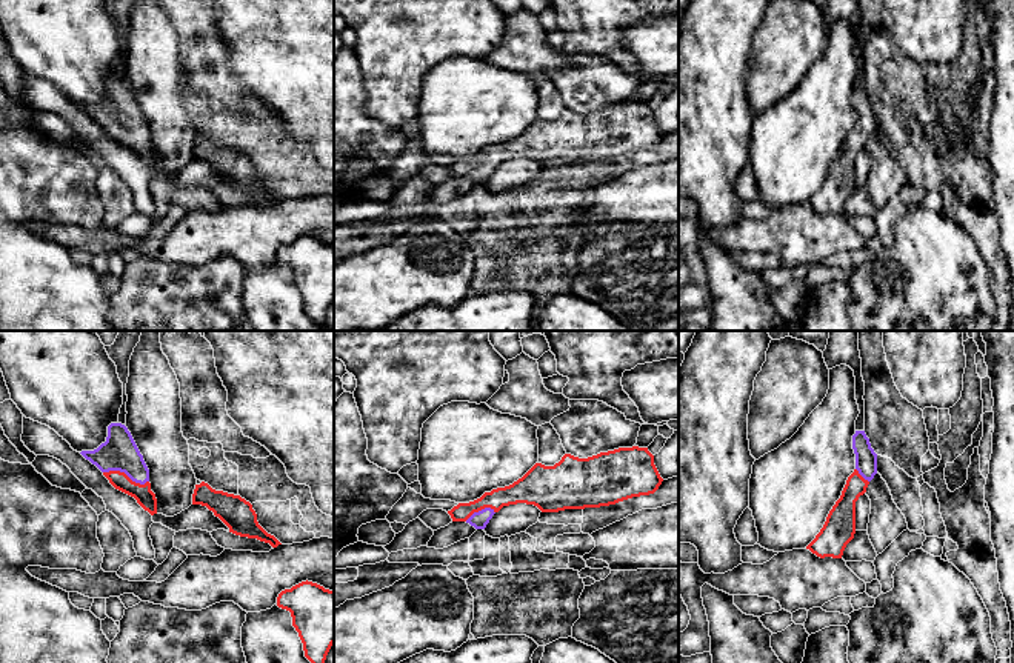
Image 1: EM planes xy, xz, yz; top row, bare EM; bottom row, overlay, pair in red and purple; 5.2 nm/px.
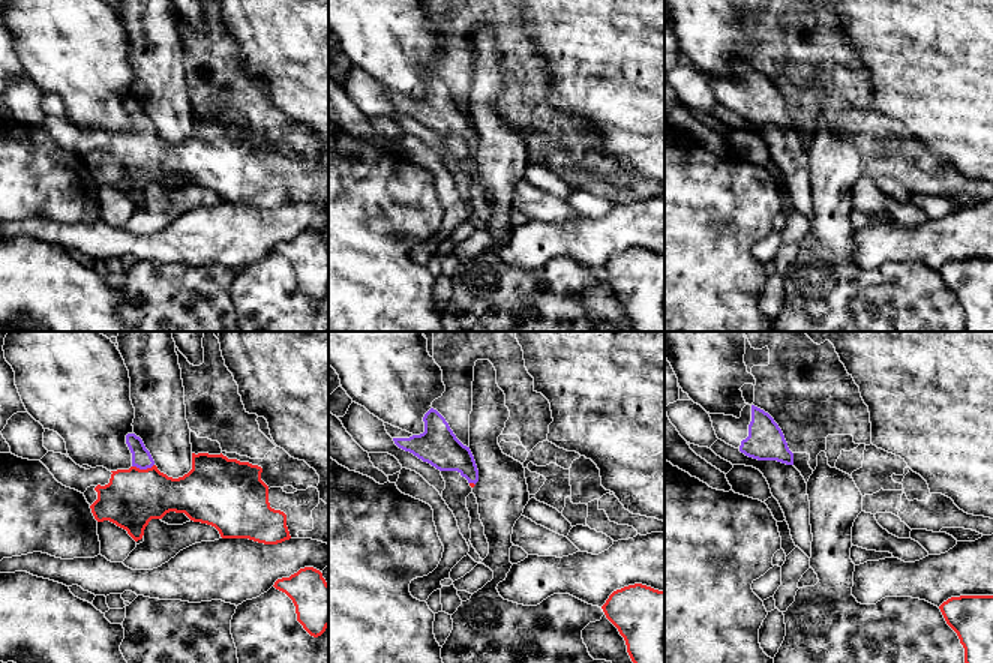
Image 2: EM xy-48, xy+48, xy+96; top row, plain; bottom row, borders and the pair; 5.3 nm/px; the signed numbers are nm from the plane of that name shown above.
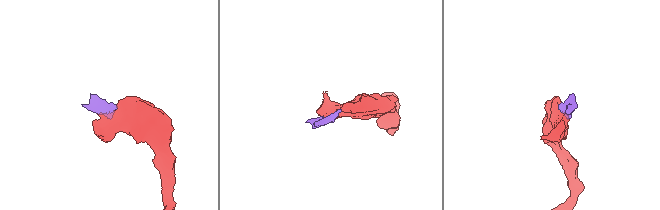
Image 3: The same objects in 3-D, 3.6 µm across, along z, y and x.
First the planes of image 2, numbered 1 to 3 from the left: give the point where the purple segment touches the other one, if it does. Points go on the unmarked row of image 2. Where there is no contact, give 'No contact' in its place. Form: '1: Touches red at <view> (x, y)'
1: Touches red at xy-48 (143, 134)
2: Touches red at xy+48 (473, 147)
3: No contact

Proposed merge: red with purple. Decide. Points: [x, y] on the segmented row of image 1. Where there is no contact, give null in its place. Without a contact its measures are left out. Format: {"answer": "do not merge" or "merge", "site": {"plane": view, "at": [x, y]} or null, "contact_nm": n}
{"answer": "merge", "site": {"plane": "xy", "at": [125, 474]}, "contact_nm": 240}

